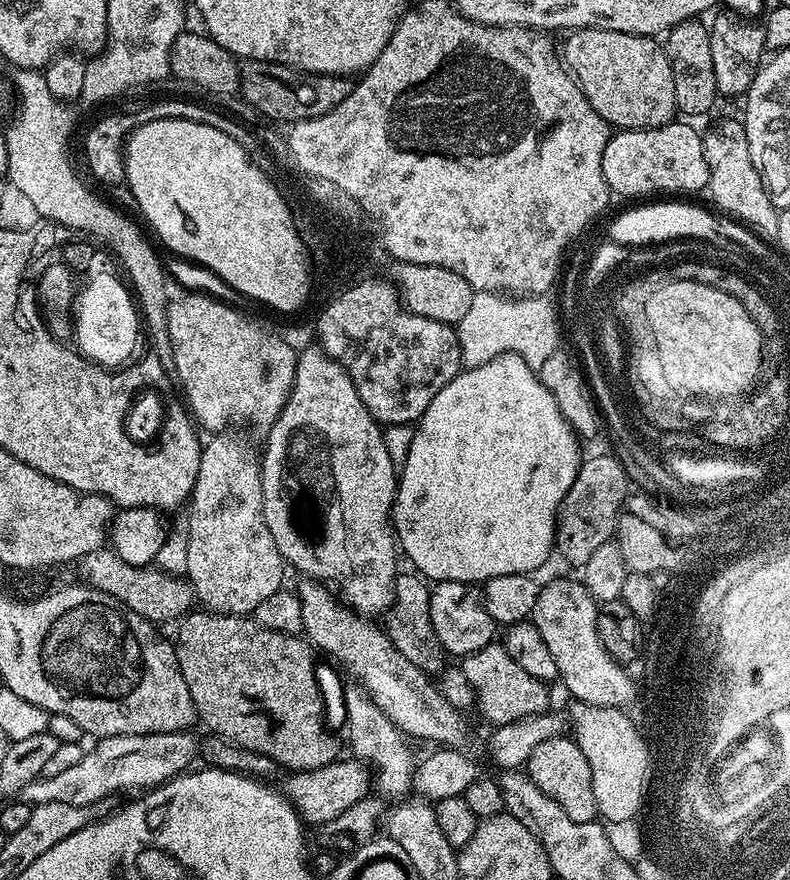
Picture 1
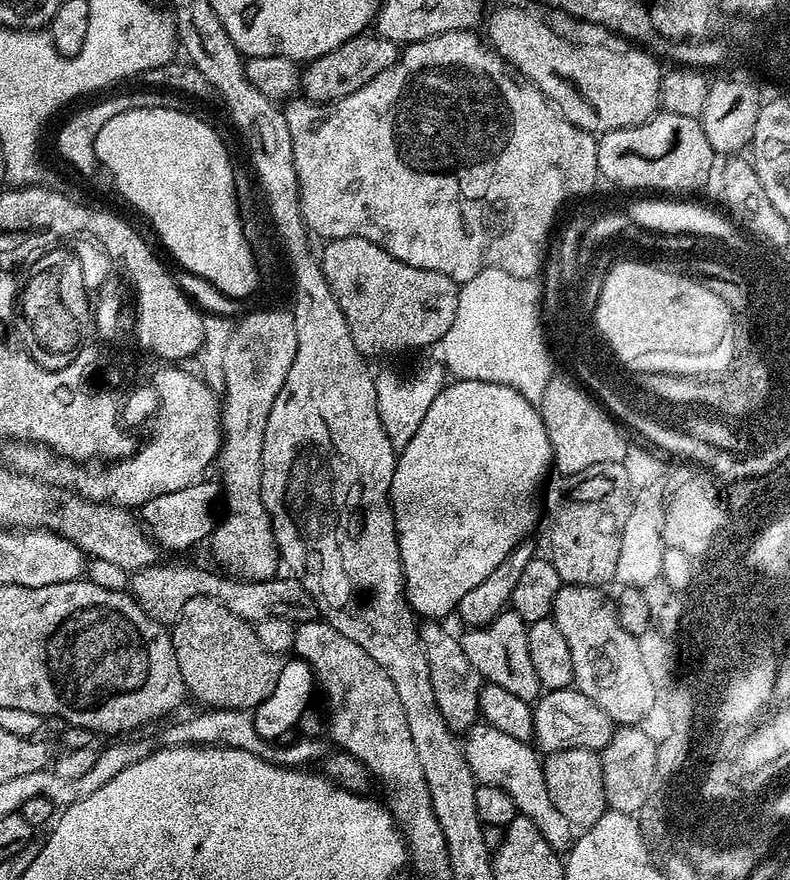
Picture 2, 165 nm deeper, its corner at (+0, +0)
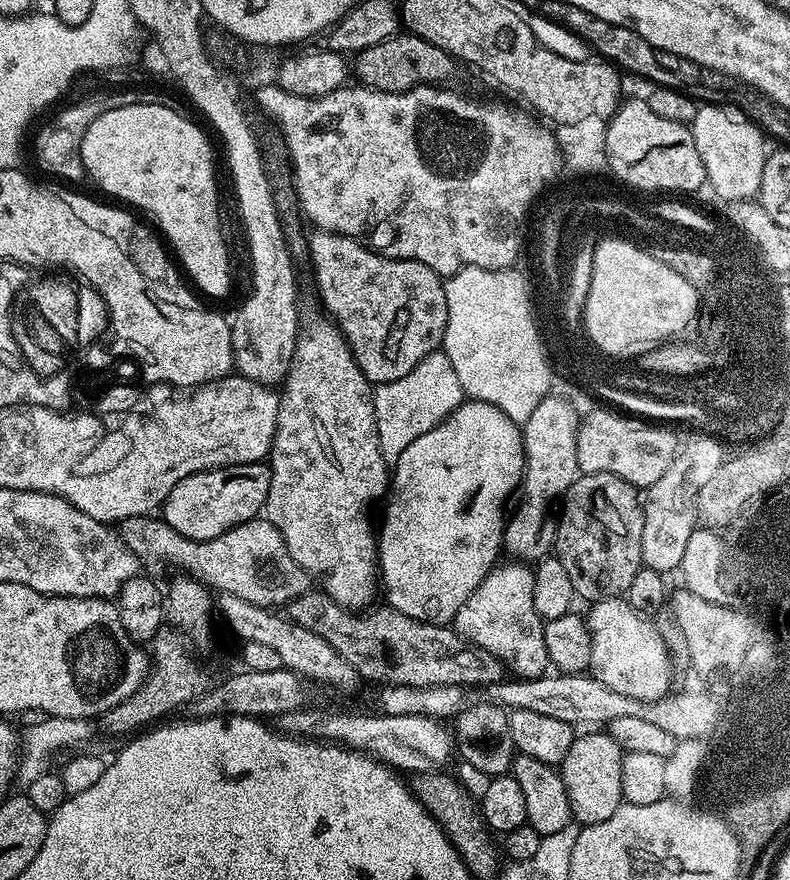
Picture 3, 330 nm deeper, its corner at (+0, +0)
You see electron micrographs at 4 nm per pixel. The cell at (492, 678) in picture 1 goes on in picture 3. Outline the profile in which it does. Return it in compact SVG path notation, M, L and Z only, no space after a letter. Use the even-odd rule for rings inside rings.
M508 562L512 564L497 563L489 572L487 578L462 602L456 611L454 627L464 639L477 644L482 650L494 654L504 663L505 669L513 677L522 680L535 680L537 676L545 675L550 665L546 654L546 638L544 637L544 621L534 610L534 571L527 563Z

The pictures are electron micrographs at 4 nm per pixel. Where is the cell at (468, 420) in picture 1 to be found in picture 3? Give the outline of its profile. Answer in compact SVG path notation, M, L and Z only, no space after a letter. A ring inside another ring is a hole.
M465 399L440 424L422 434L420 438L402 451L390 472L390 491L387 493L388 505L384 508L384 521L378 524L378 584L385 596L387 607L398 610L415 620L425 620L428 624L451 625L456 619L456 611L470 598L474 590L492 571L502 554L506 508L504 503L519 489L520 478L524 475L524 437L518 424L493 405L474 399Z

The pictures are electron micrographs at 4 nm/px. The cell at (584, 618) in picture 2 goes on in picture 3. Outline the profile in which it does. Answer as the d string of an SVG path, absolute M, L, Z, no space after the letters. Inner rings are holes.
M612 596L608 600L597 600L586 612L590 630L590 674L602 686L618 690L630 698L642 701L658 700L666 696L673 687L672 660L664 645L664 636L652 625L647 616L635 612L627 599Z

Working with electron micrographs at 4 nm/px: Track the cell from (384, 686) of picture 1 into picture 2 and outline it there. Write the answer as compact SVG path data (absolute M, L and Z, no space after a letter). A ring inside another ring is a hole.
M477 722L468 729L462 740L464 757L474 774L477 785L498 786L514 798L514 806L519 815L530 818L541 831L542 838L560 854L567 853L574 843L572 823L554 806L550 790L546 790L544 762L541 753L529 741L510 738L494 726Z

